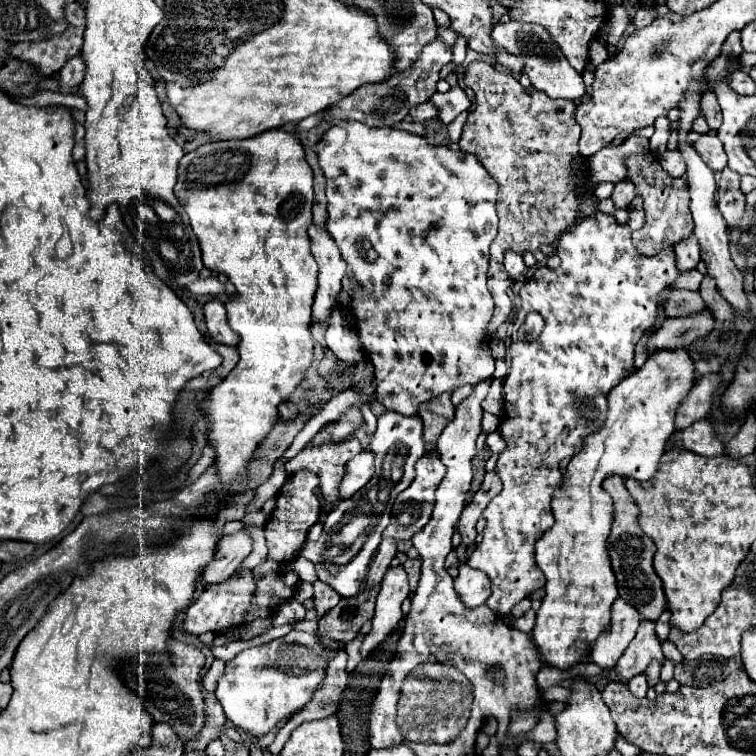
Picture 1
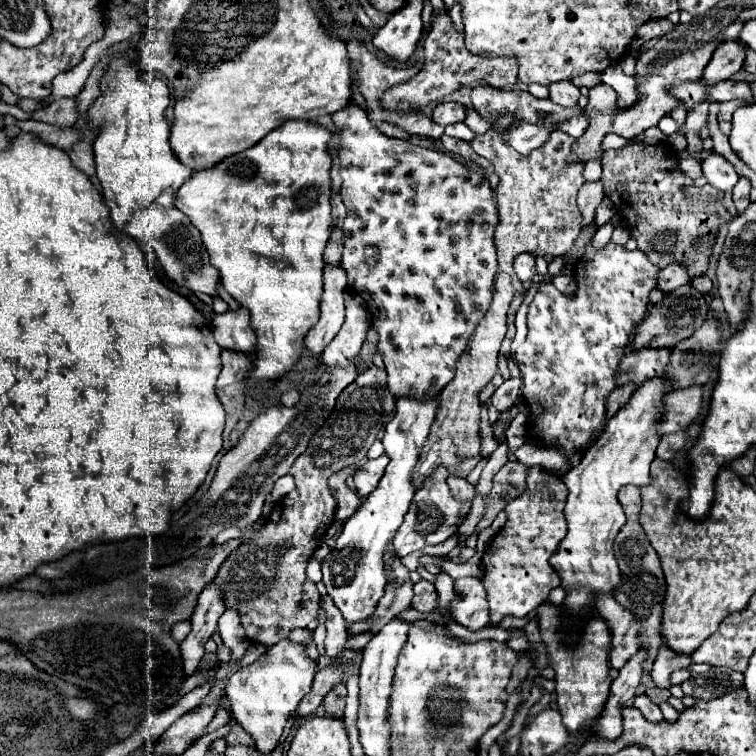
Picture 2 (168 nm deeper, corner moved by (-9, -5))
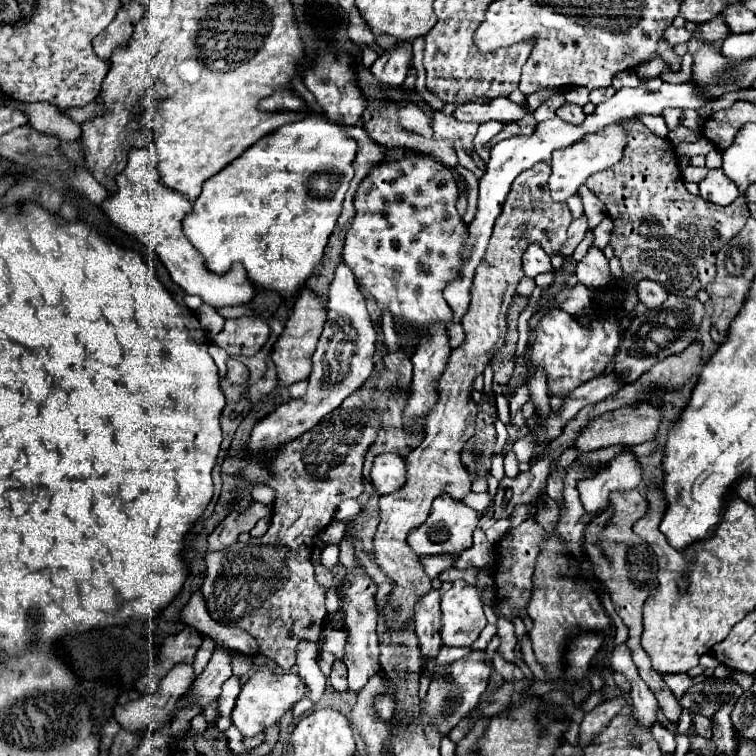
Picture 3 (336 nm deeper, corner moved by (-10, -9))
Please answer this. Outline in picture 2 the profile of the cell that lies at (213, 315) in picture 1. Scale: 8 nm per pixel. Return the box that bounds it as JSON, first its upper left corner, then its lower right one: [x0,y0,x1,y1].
[212,308,256,354]

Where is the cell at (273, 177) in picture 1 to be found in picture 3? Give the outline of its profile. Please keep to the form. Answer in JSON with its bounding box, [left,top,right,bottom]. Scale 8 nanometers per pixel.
[183,90,357,296]

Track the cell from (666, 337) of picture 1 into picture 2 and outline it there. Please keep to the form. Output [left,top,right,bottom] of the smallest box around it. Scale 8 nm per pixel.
[618,348,670,386]

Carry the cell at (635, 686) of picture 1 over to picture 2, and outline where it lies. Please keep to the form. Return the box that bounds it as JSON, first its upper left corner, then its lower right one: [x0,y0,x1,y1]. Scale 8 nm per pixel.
[634,694,662,722]

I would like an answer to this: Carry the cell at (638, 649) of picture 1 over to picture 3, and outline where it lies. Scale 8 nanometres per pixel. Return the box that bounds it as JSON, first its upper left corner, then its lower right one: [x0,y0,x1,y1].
[581,698,625,746]

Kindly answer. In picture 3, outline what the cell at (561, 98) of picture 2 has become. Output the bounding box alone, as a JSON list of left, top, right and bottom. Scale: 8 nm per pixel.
[557,104,585,124]

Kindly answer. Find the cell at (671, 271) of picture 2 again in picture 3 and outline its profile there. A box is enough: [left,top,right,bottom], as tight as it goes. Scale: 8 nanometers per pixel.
[637,280,669,310]

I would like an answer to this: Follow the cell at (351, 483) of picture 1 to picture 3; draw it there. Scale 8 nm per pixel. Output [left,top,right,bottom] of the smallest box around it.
[371,454,407,494]

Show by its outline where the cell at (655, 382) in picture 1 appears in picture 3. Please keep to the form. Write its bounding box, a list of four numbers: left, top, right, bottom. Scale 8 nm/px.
[577,452,641,514]

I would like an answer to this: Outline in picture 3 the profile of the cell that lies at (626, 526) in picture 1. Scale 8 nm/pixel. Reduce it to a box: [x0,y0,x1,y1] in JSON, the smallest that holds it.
[585,490,683,724]

